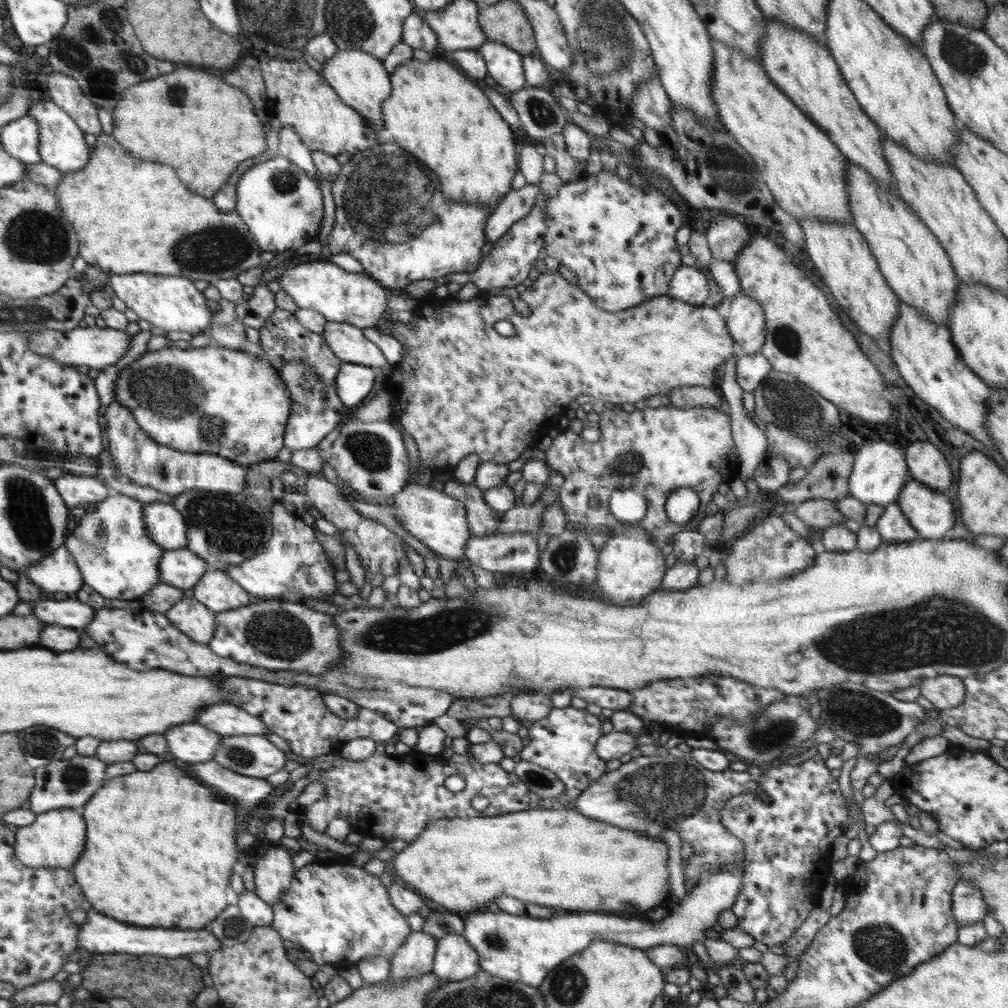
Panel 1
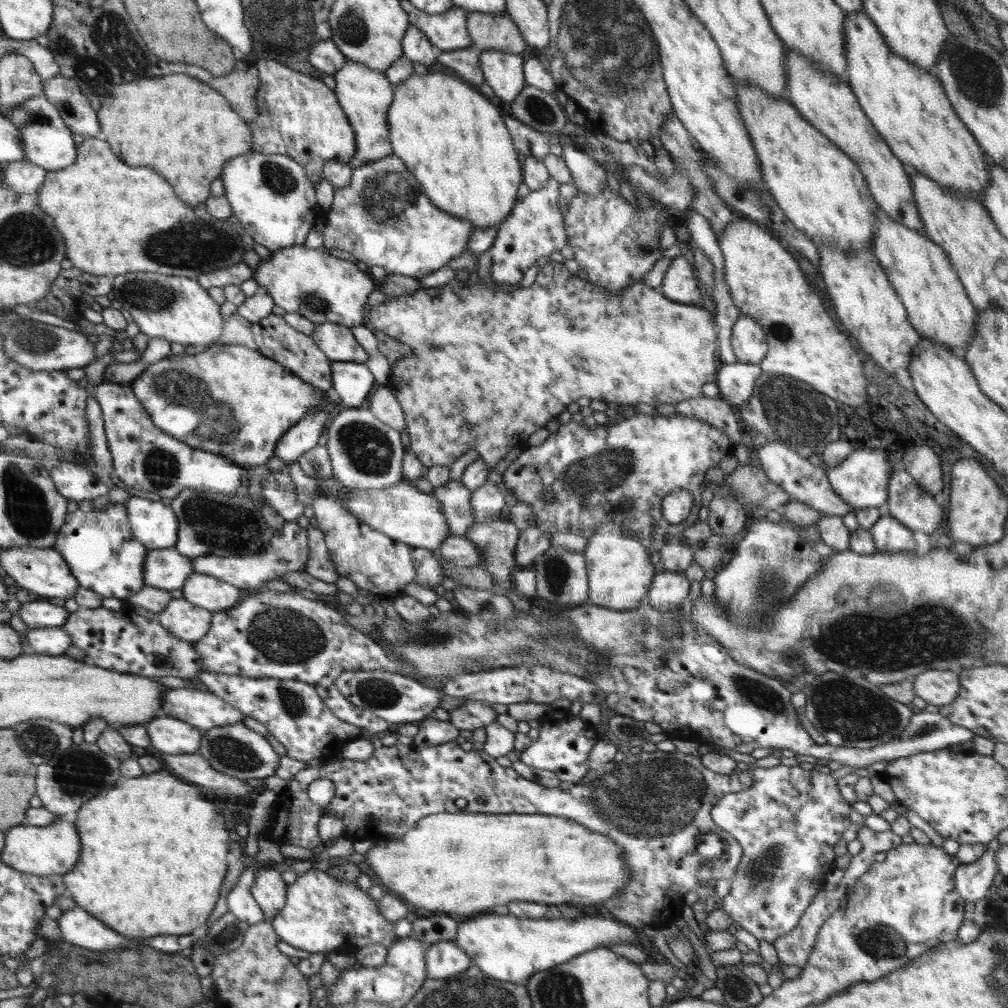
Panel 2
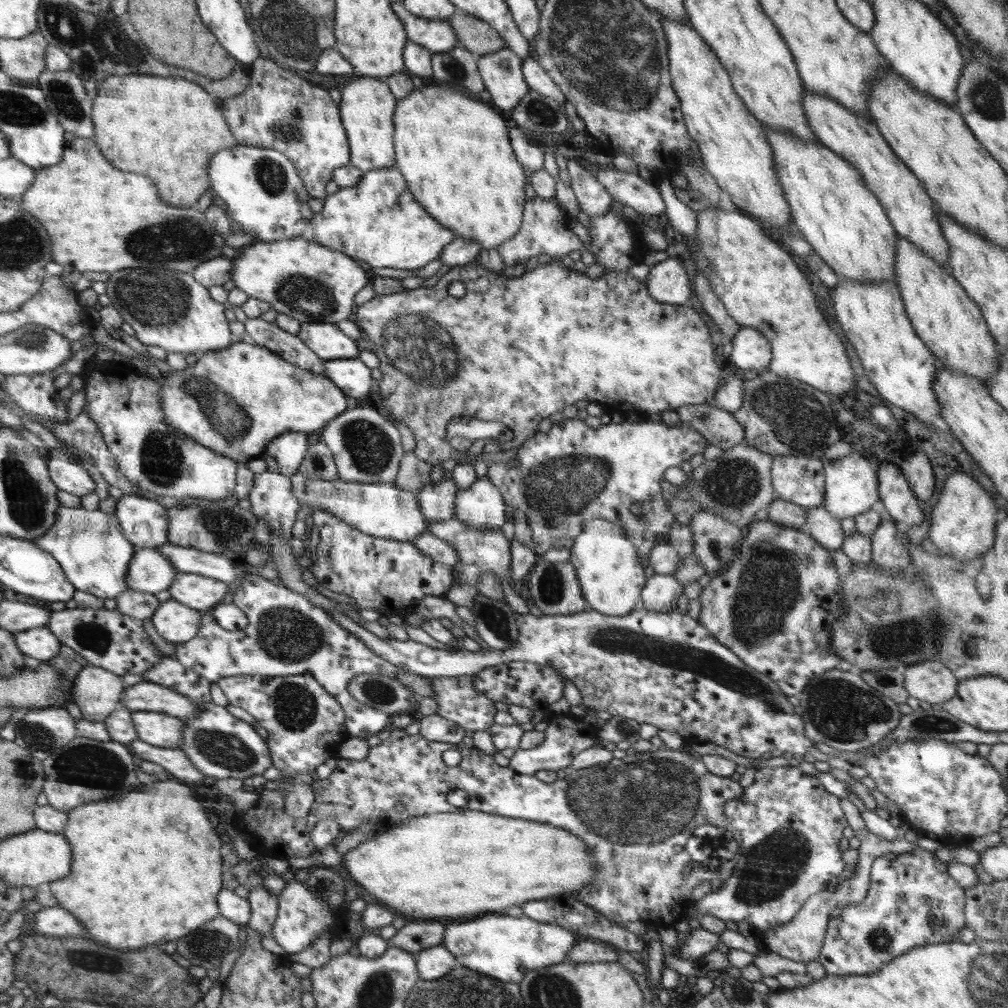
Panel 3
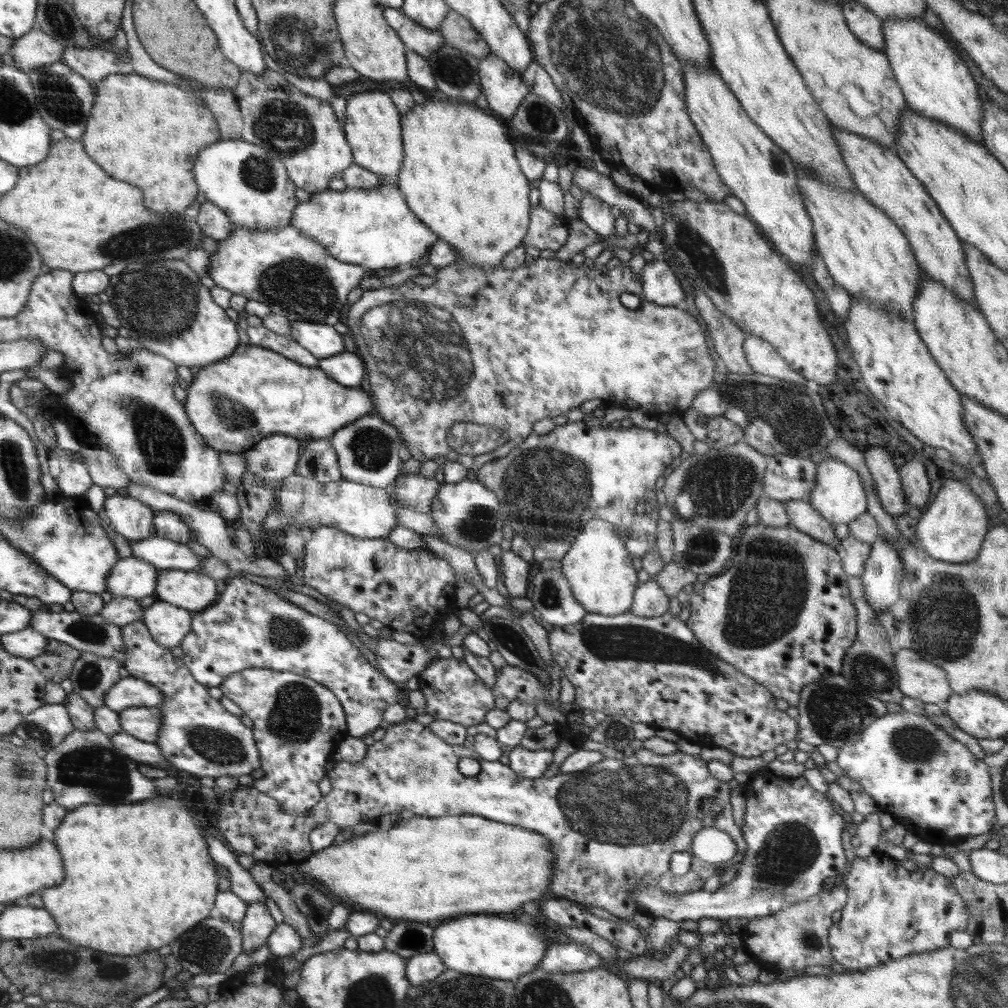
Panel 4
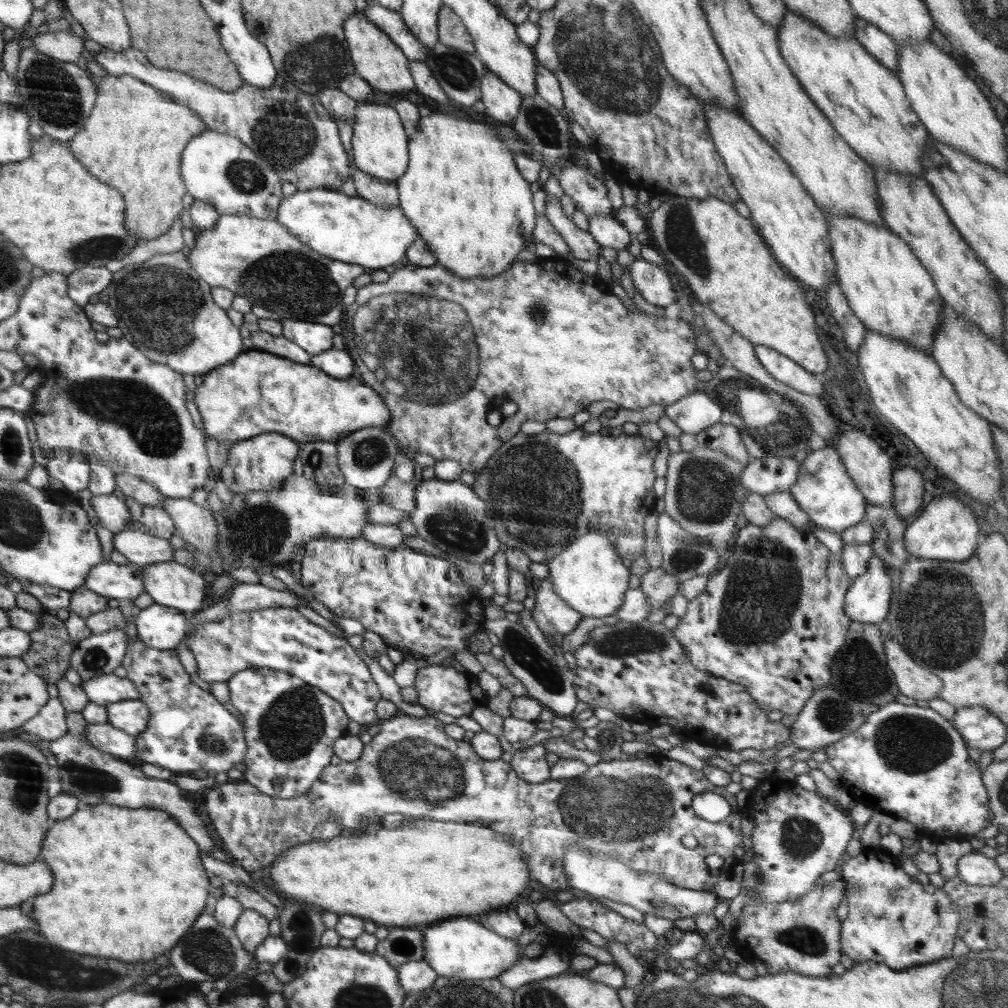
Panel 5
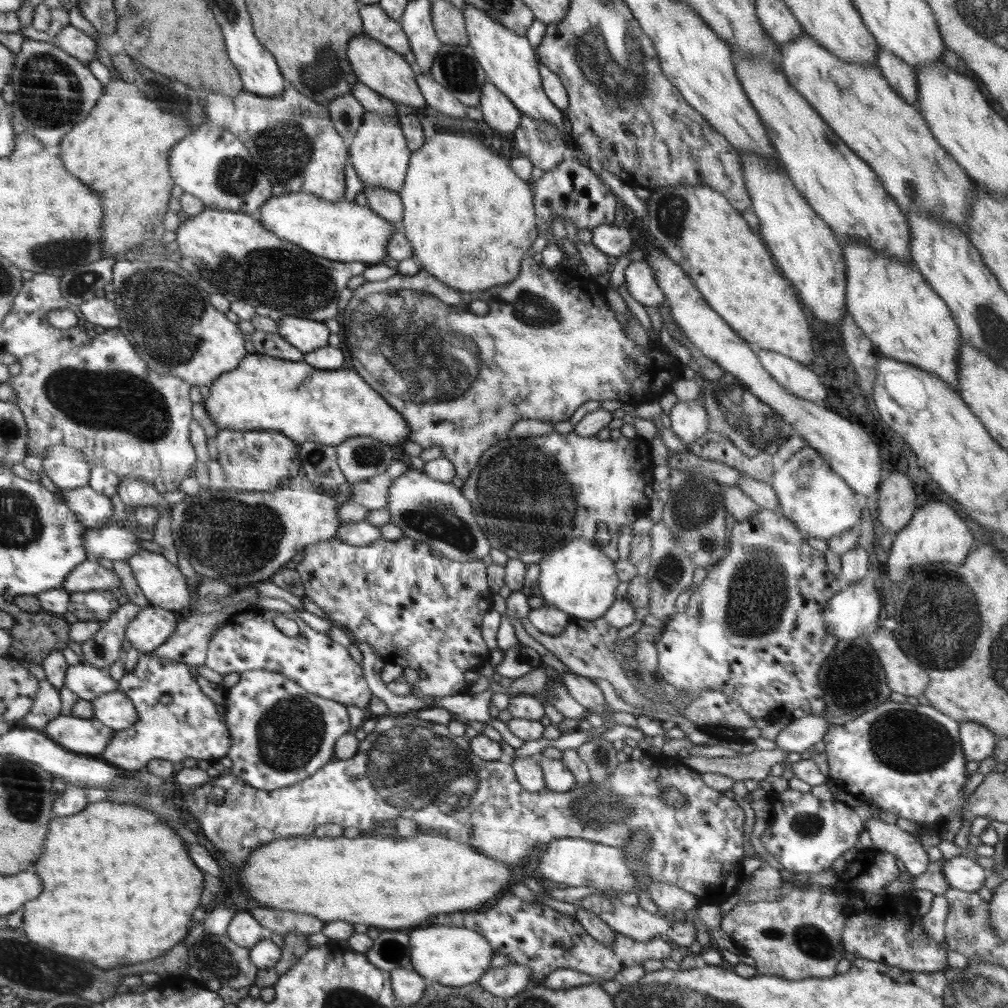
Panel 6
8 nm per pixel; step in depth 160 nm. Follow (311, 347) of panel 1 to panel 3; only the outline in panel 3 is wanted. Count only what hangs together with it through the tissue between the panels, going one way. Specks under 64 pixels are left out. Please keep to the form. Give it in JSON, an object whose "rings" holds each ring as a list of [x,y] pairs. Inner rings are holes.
{"rings":[[[260,317],[249,318],[245,321],[246,333],[256,345],[268,348],[282,360],[310,372],[310,374],[325,374],[326,362],[316,356],[306,347],[300,338],[280,329],[276,323],[268,323]]]}

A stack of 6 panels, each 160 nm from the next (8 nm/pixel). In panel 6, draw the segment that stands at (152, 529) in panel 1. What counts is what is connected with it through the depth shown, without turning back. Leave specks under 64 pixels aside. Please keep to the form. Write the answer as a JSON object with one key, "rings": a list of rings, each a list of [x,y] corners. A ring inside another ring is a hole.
{"rings":[[[90,485],[71,489],[61,489],[60,496],[75,513],[88,524],[88,529],[103,527],[110,523],[113,504],[109,496],[96,492]]]}

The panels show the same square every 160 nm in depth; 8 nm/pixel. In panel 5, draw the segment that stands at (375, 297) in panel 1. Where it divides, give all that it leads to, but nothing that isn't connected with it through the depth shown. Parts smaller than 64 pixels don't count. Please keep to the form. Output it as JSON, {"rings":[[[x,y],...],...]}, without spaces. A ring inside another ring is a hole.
{"rings":[[[221,214],[214,227],[201,229],[189,251],[186,259],[209,285],[227,288],[238,296],[246,297],[253,305],[267,307],[271,315],[279,320],[316,321],[330,327],[342,320],[344,290],[352,286],[354,278],[366,272],[366,267],[359,264],[340,262],[316,252],[299,237],[289,233],[277,219],[262,220],[249,216]]]}

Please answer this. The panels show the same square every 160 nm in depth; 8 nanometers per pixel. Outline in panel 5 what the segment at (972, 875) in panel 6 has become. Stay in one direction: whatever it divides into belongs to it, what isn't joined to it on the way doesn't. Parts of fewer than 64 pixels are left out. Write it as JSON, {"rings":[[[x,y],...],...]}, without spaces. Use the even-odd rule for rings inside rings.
{"rings":[[[975,851],[958,859],[957,871],[957,876],[968,885],[991,886],[1004,878],[1002,869],[994,859]]]}

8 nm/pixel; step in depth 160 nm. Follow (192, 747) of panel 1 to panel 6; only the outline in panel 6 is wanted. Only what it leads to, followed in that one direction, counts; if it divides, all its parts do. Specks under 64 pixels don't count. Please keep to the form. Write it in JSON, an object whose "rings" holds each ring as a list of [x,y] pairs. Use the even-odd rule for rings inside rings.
{"rings":[[[112,691],[91,700],[93,718],[116,731],[127,730],[139,720],[138,710],[131,697],[122,691]]]}

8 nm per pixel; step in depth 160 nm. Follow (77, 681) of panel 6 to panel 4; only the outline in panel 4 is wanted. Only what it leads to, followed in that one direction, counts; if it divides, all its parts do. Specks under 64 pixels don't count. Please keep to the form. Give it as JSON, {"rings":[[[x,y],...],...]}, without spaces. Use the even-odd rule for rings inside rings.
{"rings":[[[138,677],[121,678],[108,689],[104,705],[120,712],[130,707],[158,707],[163,694],[155,686]]]}

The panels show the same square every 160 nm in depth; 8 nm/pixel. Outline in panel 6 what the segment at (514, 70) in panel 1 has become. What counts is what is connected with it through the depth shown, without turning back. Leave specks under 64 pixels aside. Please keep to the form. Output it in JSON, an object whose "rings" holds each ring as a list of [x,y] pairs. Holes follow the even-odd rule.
{"rings":[[[487,80],[480,95],[479,107],[483,120],[498,131],[506,144],[512,145],[513,133],[518,128],[522,115],[516,105]]]}

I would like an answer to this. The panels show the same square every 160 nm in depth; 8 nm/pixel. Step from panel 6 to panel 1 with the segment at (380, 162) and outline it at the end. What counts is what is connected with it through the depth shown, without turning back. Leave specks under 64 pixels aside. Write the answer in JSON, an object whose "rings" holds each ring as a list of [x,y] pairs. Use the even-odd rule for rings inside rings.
{"rings":[[[339,50],[323,63],[323,76],[338,95],[352,108],[357,109],[364,116],[366,123],[376,130],[376,133],[384,129],[383,103],[391,95],[393,86],[391,75],[387,71],[383,61],[374,57],[371,53],[361,50]]]}

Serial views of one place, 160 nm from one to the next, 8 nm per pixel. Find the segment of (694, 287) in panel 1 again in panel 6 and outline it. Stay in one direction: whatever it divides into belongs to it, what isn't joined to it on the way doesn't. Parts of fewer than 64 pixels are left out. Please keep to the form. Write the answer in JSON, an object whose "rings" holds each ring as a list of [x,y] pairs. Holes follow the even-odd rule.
{"rings":[[[632,261],[625,268],[624,283],[628,294],[644,307],[658,307],[665,300],[662,289],[657,285],[655,272],[645,261]]]}

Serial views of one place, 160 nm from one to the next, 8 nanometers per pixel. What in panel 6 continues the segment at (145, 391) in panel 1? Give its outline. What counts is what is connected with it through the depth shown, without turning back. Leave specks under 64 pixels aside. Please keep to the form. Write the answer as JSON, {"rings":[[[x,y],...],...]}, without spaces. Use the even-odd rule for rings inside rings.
{"rings":[[[249,354],[247,358],[243,360],[243,363],[239,365],[235,369],[235,371],[229,371],[224,373],[215,381],[212,386],[210,386],[210,392],[207,400],[203,401],[204,408],[206,408],[206,414],[208,414],[208,418],[212,419],[215,422],[215,425],[219,429],[226,430],[237,430],[237,431],[276,431],[284,433],[284,436],[291,437],[292,440],[299,440],[301,444],[316,441],[322,442],[322,444],[326,444],[328,446],[335,446],[346,442],[348,439],[352,439],[355,436],[371,436],[376,440],[381,440],[386,444],[391,446],[402,447],[409,438],[411,434],[410,426],[407,424],[407,420],[403,418],[402,414],[392,408],[390,404],[387,404],[387,401],[384,400],[382,396],[378,392],[367,384],[366,381],[363,380],[362,377],[359,376],[354,370],[323,370],[316,369],[315,366],[307,364],[306,361],[290,361],[290,360],[281,360],[276,359],[275,357],[265,356],[264,354]]]}

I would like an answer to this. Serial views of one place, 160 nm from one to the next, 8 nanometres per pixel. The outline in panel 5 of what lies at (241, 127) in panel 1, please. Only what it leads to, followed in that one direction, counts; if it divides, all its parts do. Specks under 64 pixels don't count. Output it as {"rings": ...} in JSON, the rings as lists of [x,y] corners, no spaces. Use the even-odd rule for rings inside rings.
{"rings":[[[106,74],[100,83],[99,100],[90,118],[74,139],[67,142],[74,155],[90,172],[115,188],[126,198],[126,227],[139,240],[152,240],[171,230],[174,218],[182,212],[182,196],[186,185],[182,184],[181,162],[187,144],[206,132],[206,121],[190,108],[178,104],[170,96],[158,96],[158,90],[139,77]]]}

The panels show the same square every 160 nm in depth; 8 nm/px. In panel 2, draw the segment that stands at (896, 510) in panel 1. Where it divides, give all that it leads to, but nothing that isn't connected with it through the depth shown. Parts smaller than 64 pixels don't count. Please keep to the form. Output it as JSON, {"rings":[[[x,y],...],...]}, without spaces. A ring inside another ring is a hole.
{"rings":[[[881,516],[869,529],[878,552],[910,552],[916,549],[913,531],[893,516]]]}

